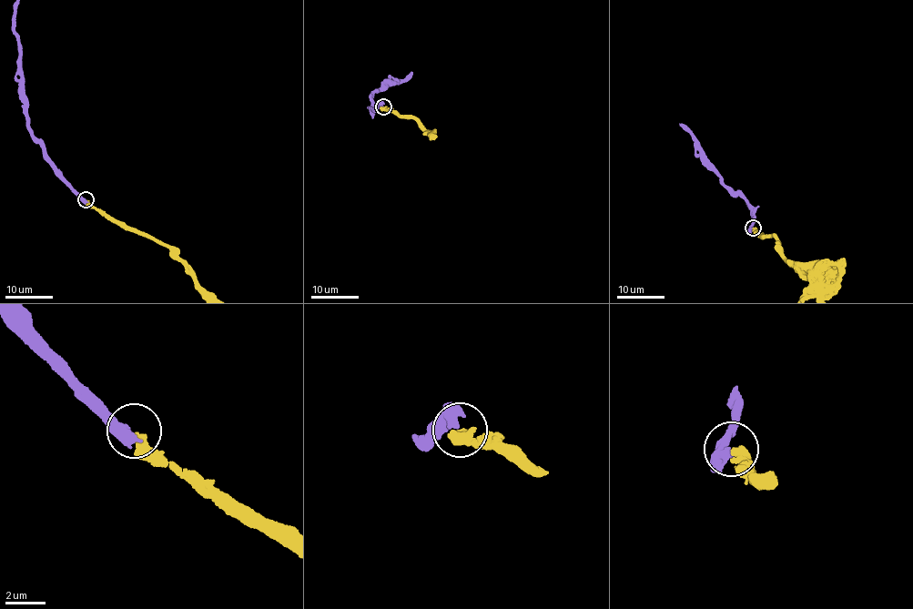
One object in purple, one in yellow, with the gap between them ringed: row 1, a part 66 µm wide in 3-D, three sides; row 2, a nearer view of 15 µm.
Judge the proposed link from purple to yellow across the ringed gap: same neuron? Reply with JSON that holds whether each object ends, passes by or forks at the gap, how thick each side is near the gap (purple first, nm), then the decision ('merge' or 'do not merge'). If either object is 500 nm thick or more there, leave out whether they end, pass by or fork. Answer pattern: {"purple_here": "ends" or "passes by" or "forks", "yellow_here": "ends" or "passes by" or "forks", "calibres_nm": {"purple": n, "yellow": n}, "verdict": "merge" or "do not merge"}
{"calibres_nm": {"purple": 320, "yellow": 500}, "verdict": "do not merge"}

